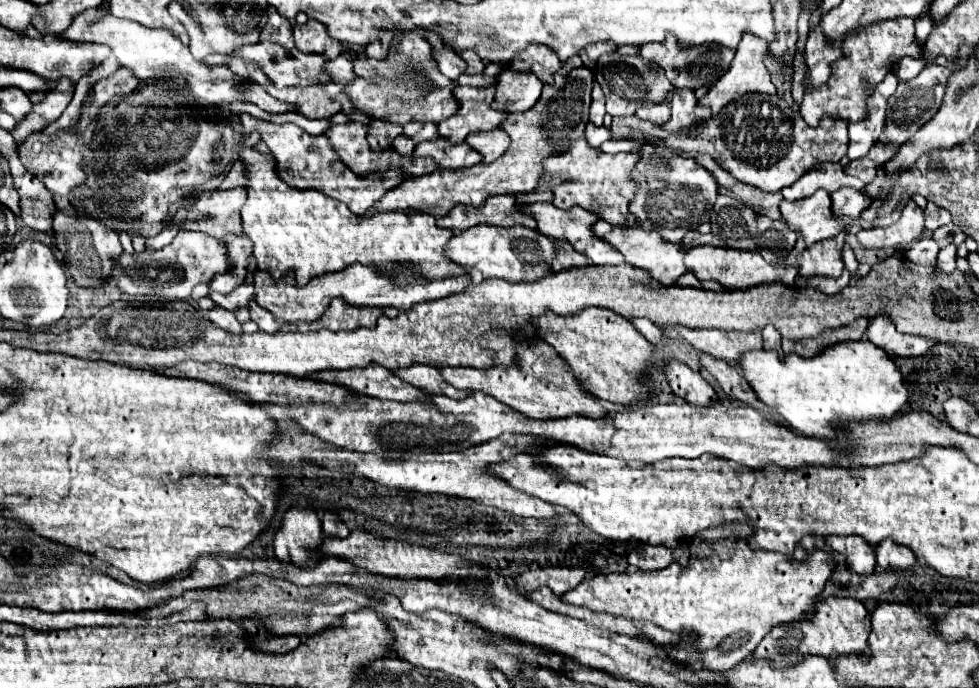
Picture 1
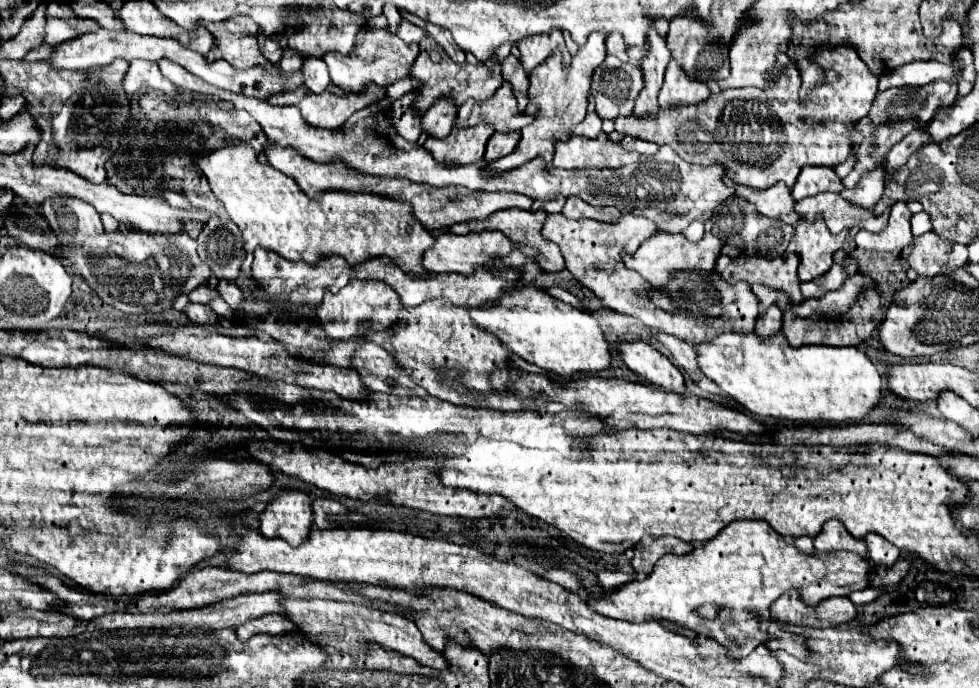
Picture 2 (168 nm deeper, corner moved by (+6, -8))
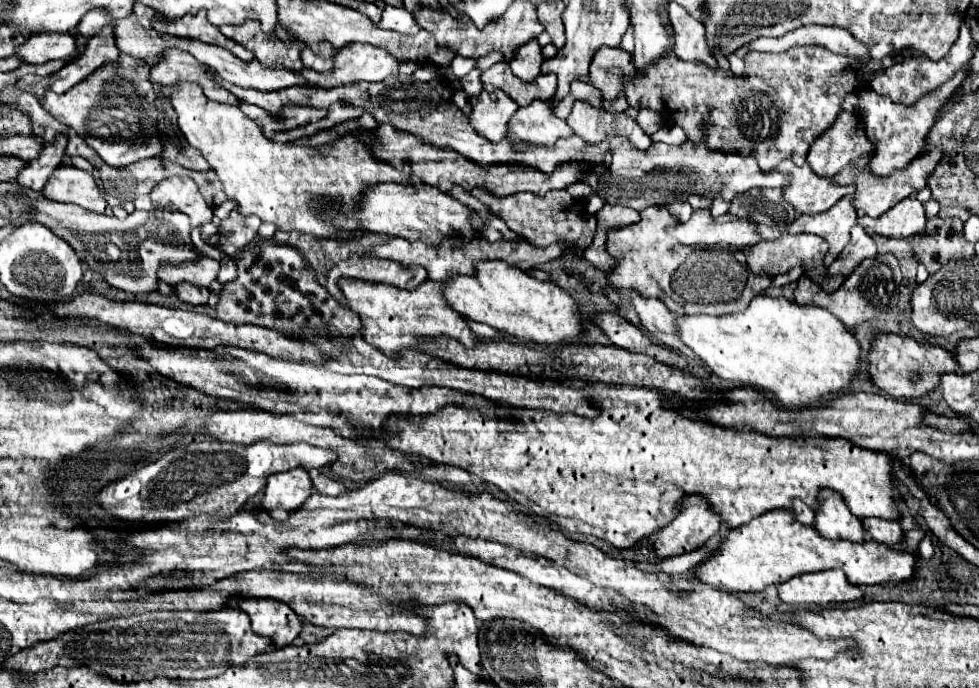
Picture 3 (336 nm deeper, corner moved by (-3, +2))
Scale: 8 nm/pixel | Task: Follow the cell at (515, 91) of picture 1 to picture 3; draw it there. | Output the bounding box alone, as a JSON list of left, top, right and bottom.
[509,39,545,81]

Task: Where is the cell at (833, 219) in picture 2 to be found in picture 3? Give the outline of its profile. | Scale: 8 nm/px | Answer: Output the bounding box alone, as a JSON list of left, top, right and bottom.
[833,147,947,217]

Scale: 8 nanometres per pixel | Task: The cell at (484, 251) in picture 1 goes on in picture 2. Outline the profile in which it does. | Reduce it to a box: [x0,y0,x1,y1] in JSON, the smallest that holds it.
[424,231,516,275]

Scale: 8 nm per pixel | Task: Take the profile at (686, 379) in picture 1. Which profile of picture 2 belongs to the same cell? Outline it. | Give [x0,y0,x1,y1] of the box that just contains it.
[618,341,686,395]

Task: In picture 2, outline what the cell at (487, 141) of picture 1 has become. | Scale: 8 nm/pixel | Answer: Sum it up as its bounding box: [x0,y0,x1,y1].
[484,133,520,161]

